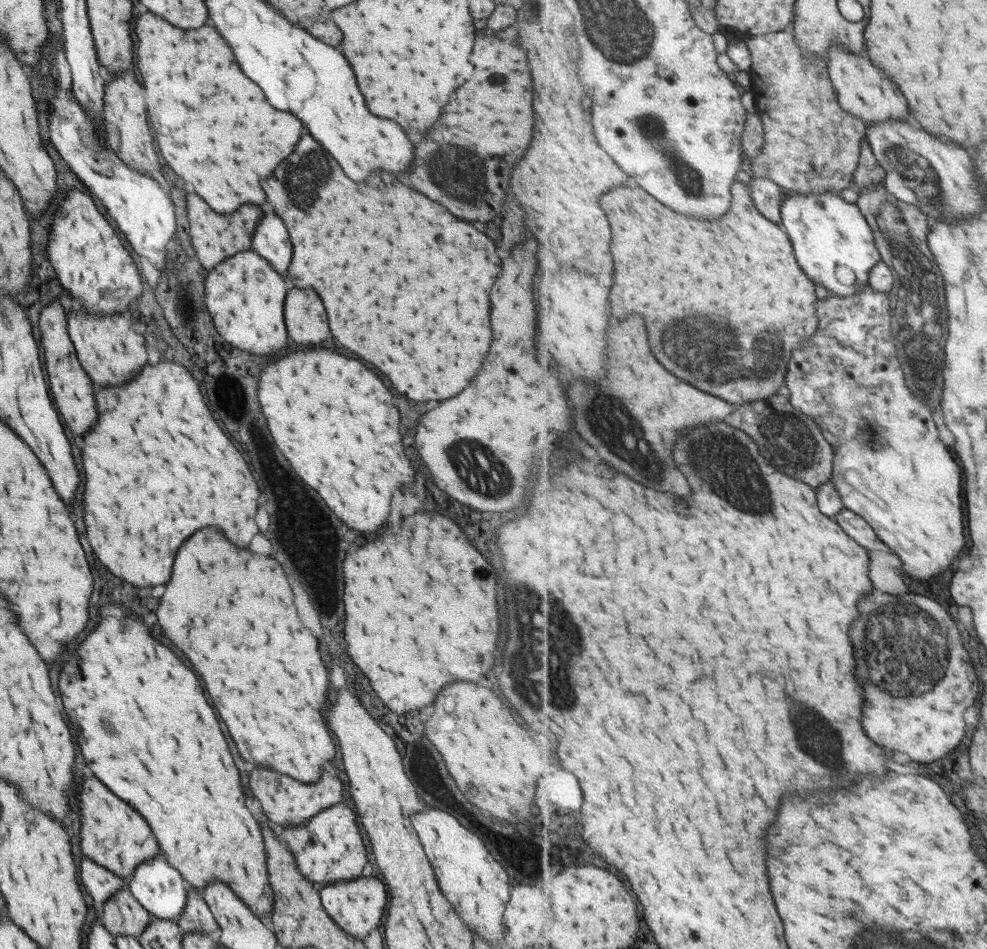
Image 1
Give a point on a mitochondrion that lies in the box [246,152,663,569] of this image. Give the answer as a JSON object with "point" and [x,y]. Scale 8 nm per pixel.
{"point":[475,465]}

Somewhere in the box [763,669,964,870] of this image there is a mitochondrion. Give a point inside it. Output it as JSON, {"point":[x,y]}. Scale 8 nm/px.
{"point":[813,731]}

